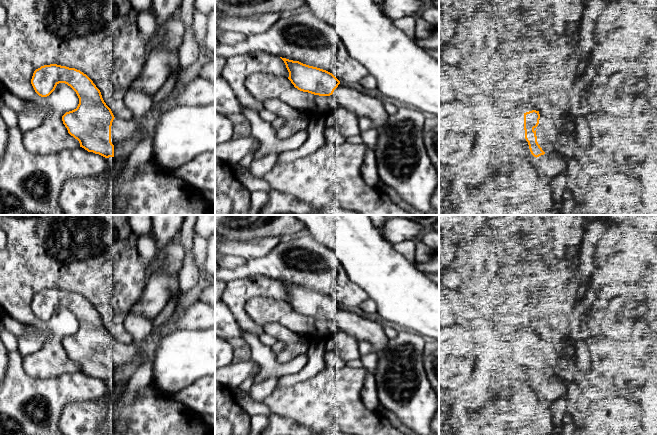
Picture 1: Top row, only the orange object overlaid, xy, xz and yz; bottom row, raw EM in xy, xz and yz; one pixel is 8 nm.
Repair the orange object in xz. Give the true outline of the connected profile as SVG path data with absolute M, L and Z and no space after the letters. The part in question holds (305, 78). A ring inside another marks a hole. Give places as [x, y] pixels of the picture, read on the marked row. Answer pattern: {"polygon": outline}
{"polygon": "M280 58L289 72L288 79L298 90L319 96L333 95L339 107L354 113L358 119L369 118L377 130L386 127L389 115L379 99L342 84L326 70Z"}

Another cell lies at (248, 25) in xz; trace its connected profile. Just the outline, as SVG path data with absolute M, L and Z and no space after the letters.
M215 8L215 28L239 32L246 36L269 30L280 19L279 13L262 13L252 16L219 16Z

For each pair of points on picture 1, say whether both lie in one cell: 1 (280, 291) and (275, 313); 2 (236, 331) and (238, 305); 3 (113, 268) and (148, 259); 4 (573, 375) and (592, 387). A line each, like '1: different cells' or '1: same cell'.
1: different cells
2: different cells
3: different cells
4: same cell

